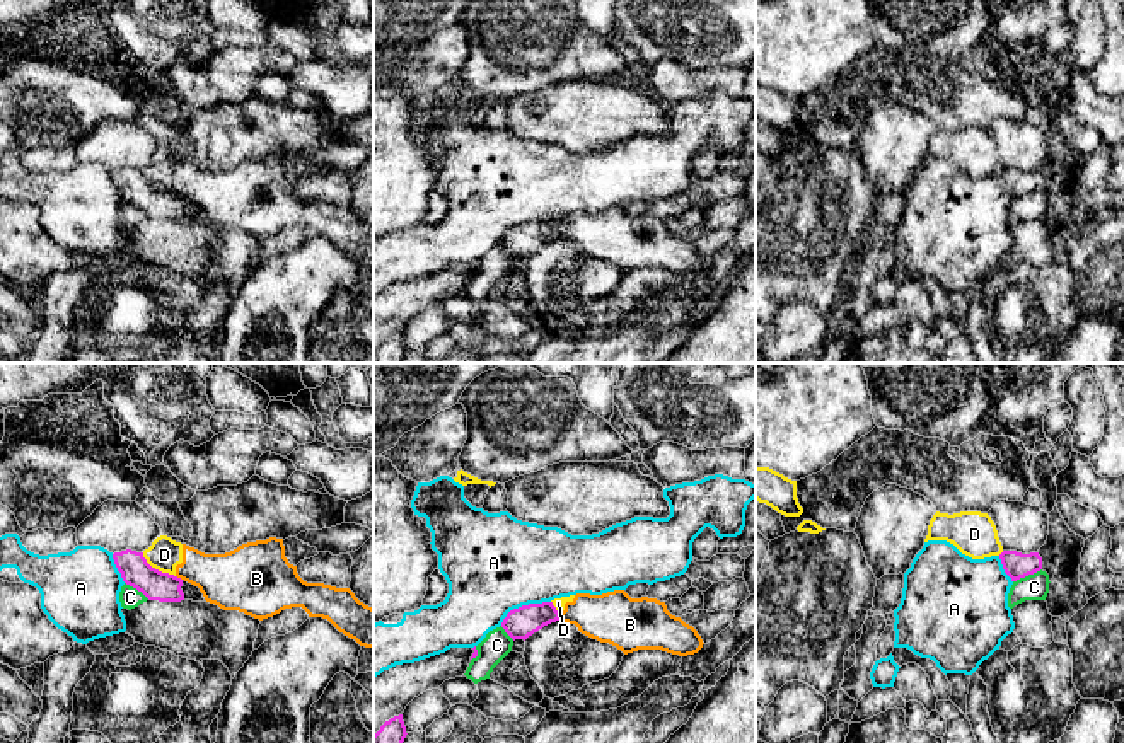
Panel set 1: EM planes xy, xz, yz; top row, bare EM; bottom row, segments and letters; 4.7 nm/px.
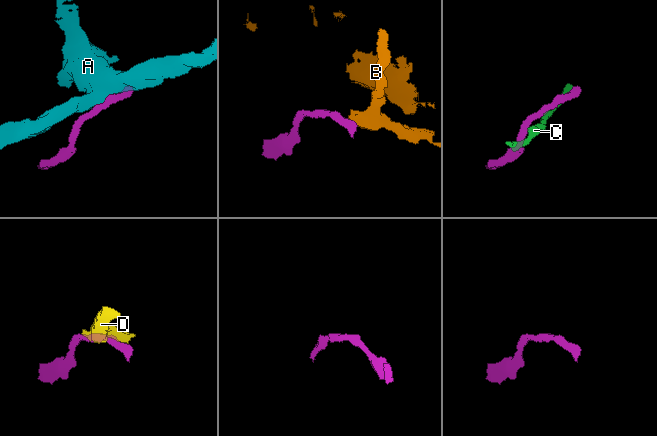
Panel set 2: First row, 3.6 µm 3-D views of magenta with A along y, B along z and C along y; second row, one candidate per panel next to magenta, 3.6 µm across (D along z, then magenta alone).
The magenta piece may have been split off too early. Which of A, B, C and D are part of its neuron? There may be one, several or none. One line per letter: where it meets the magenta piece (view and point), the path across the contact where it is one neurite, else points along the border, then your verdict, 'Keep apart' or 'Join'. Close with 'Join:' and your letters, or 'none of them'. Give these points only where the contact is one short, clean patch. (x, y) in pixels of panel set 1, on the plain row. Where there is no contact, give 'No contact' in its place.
A: Touches magenta at xz (522, 224). Keep apart
B: Touches magenta at xz (560, 232). Boundary: xz (562, 231), (558, 237). Keep apart
C: Touches magenta at yz (1027, 193). Keep apart
D: Touches magenta at xy (157, 188). Boundary: xy (142, 171), (152, 184), (174, 195). Keep apart
Join: none of them

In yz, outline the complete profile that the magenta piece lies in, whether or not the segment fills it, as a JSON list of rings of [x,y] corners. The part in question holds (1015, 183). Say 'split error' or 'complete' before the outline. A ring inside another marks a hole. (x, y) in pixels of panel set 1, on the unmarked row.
complete; [[[1003,169],[999,172],[1005,191],[1017,199],[1028,193],[1034,193],[1042,188],[1042,176],[1039,170],[1022,172],[1017,169]]]

